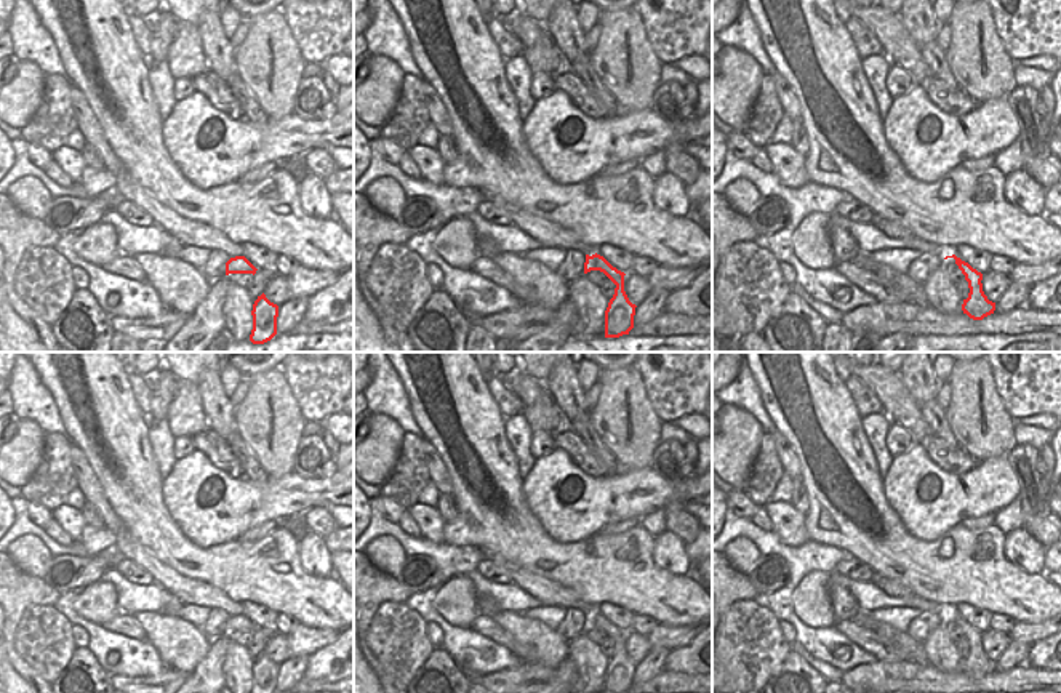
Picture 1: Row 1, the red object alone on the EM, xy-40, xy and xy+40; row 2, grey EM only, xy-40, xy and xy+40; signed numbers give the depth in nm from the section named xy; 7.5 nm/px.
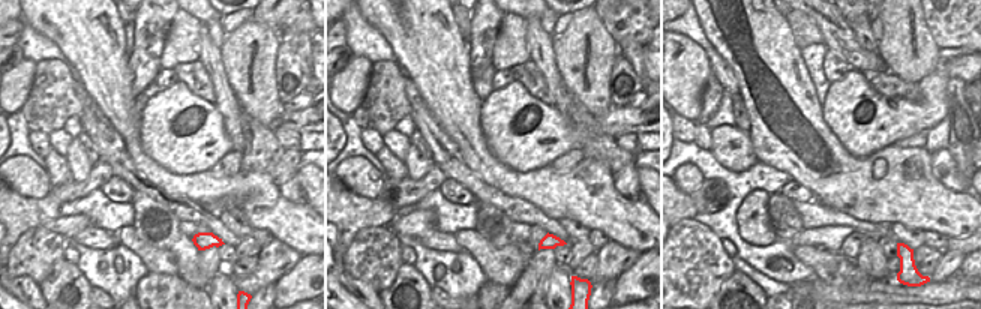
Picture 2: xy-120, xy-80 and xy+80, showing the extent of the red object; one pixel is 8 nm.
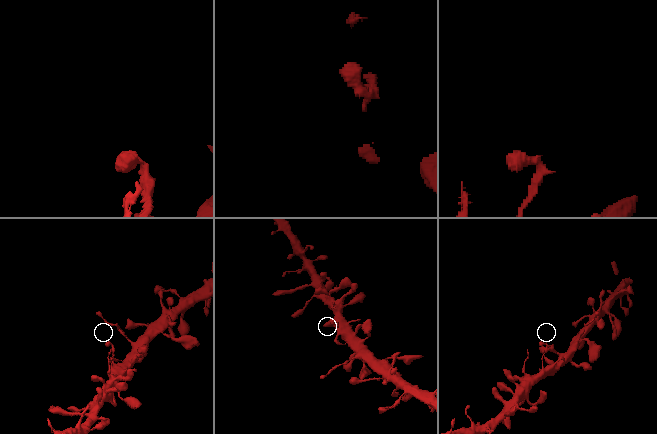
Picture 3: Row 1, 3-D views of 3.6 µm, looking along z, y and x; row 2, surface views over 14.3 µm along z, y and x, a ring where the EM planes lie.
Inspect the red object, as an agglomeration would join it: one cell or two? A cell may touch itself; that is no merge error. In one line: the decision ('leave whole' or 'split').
leave whole

